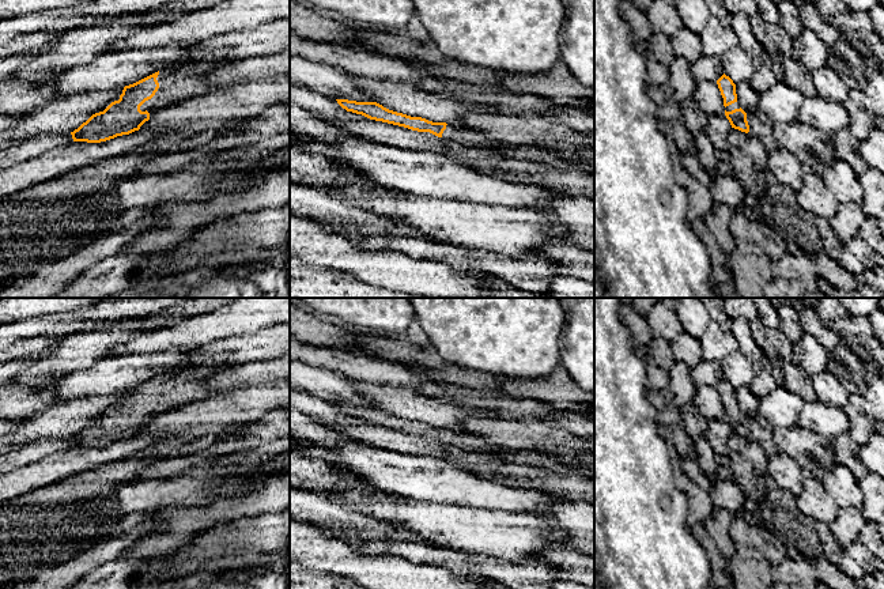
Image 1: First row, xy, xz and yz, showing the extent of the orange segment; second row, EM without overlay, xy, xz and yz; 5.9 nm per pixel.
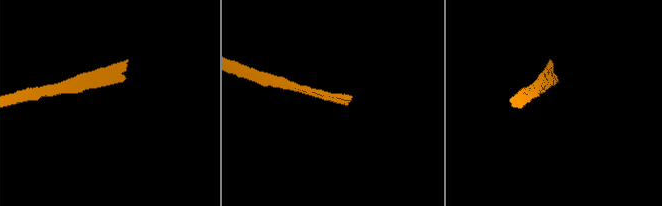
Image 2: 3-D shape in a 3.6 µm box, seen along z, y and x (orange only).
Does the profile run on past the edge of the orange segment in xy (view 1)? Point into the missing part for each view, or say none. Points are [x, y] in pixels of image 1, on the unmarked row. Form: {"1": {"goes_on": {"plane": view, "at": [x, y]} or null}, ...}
{"1": {"goes_on": {"plane": "xy", "at": [176, 389]}}}

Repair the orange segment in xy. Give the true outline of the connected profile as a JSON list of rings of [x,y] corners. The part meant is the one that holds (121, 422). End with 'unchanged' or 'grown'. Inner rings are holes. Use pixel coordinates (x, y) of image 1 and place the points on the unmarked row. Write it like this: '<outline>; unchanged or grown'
[[[185,369],[177,373],[163,373],[133,389],[125,390],[118,405],[112,407],[103,416],[92,419],[71,437],[73,446],[101,448],[139,435],[150,424],[151,418],[208,399],[211,393],[204,385],[204,380],[218,370],[220,369]]]; grown

